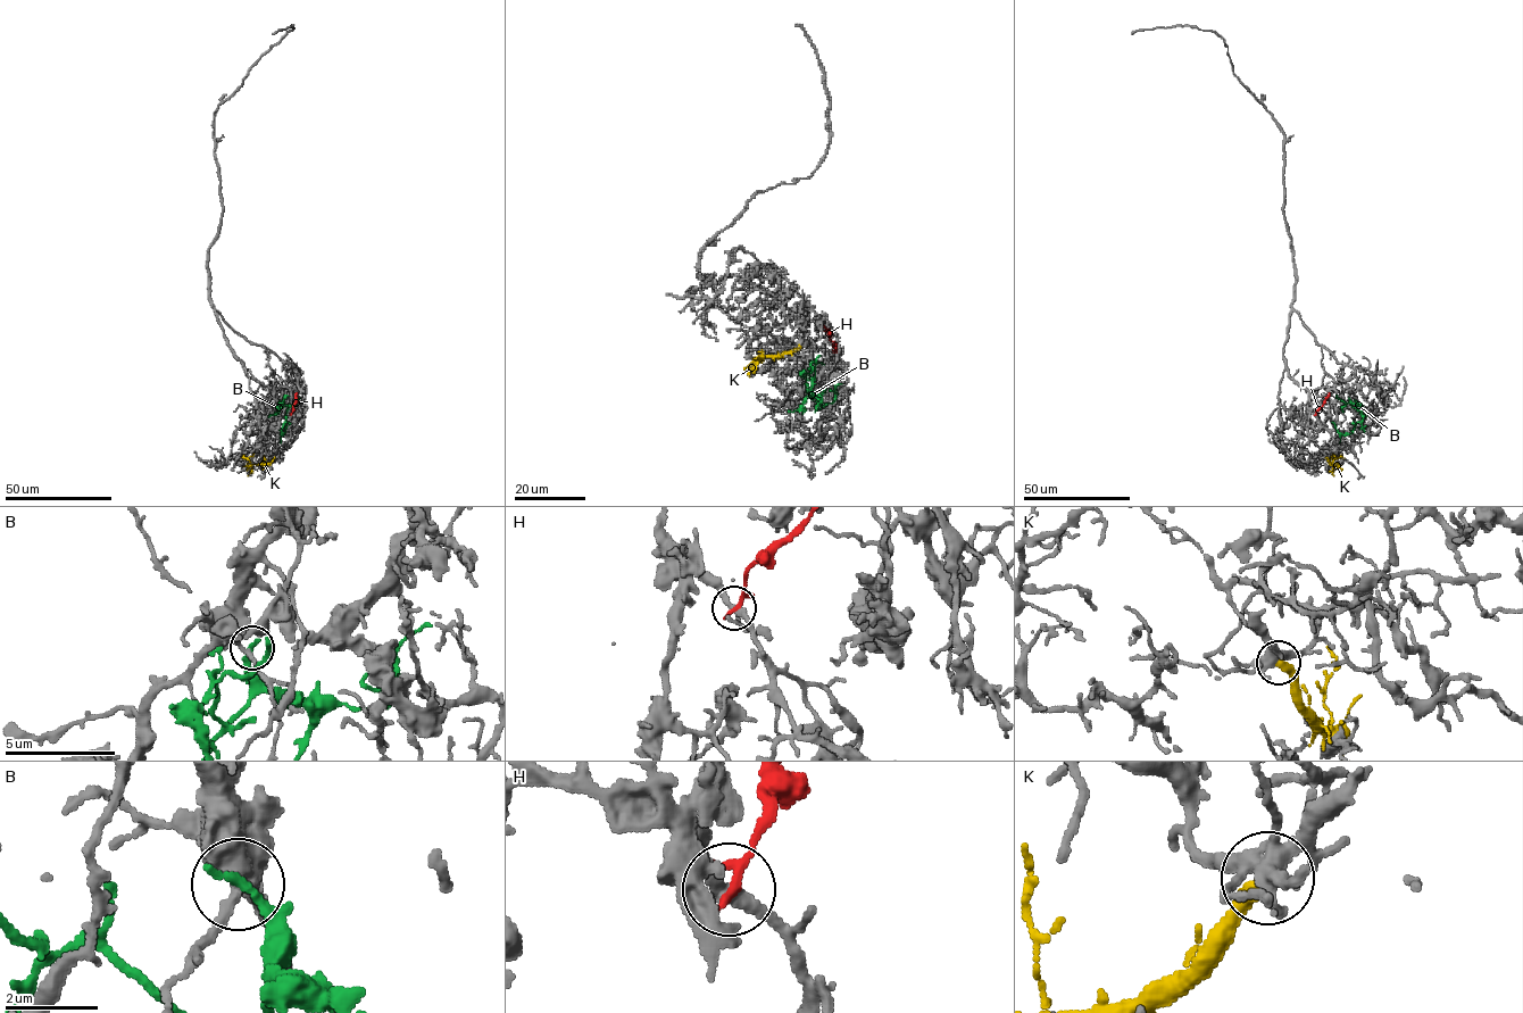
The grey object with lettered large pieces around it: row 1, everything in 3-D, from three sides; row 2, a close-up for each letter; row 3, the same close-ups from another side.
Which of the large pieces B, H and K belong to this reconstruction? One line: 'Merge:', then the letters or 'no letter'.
Merge: no letter

